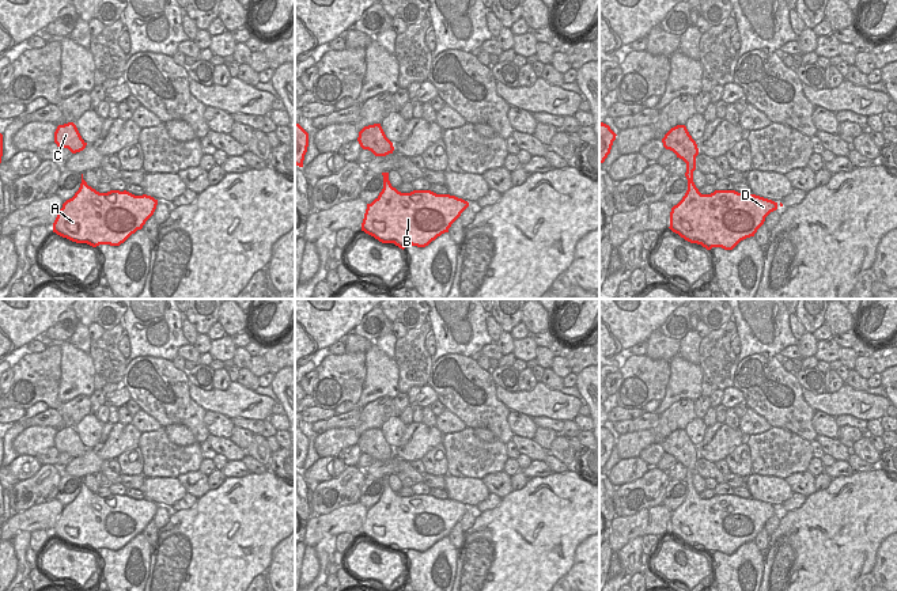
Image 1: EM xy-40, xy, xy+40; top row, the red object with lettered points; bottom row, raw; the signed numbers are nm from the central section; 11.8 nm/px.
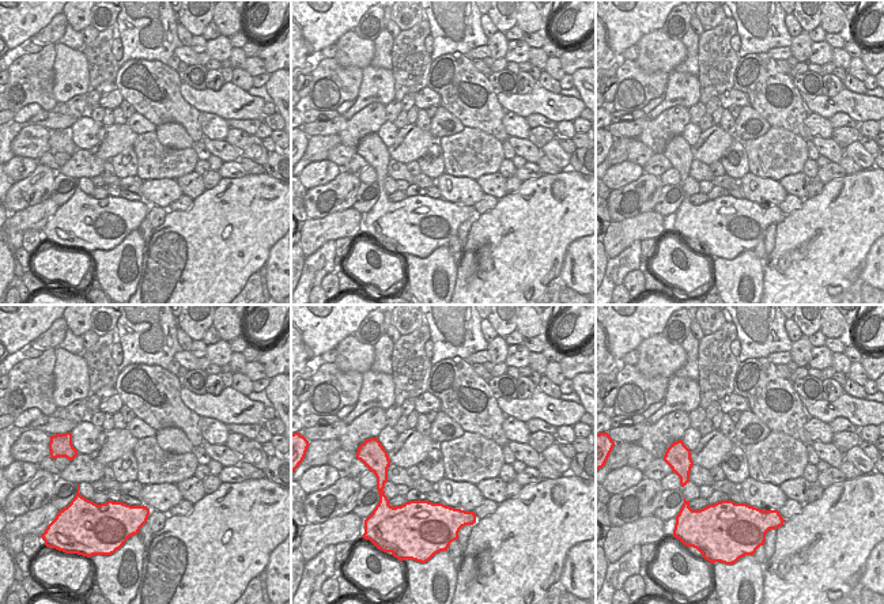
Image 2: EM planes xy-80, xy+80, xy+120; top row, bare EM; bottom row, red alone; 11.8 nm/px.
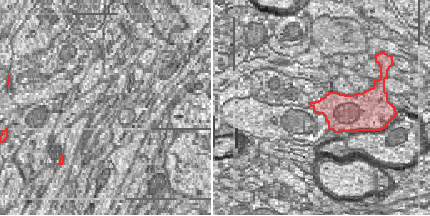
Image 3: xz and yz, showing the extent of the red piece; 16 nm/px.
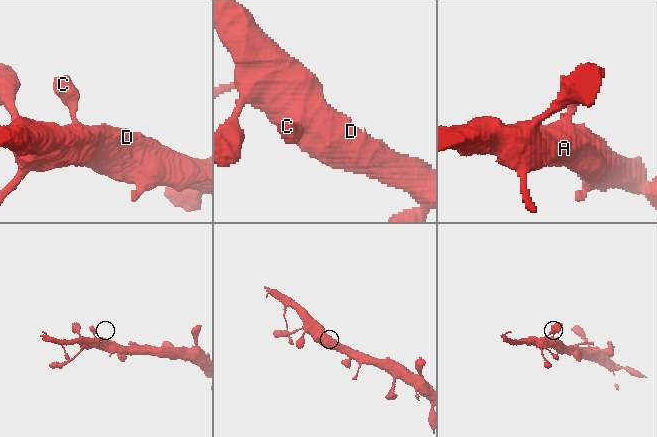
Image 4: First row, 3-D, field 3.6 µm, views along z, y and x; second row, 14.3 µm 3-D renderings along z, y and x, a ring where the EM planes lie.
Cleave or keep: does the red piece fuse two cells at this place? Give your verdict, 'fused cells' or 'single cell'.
single cell

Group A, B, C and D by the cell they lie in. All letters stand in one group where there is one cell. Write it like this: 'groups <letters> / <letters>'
groups A B C D

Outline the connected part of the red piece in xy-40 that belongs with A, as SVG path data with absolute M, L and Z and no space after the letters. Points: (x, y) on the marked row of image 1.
M83 179L75 196L63 204L53 232L76 243L120 246L154 215L158 200L126 190L99 193Z

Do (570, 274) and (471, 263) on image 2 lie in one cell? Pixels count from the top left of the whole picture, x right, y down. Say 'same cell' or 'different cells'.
different cells

